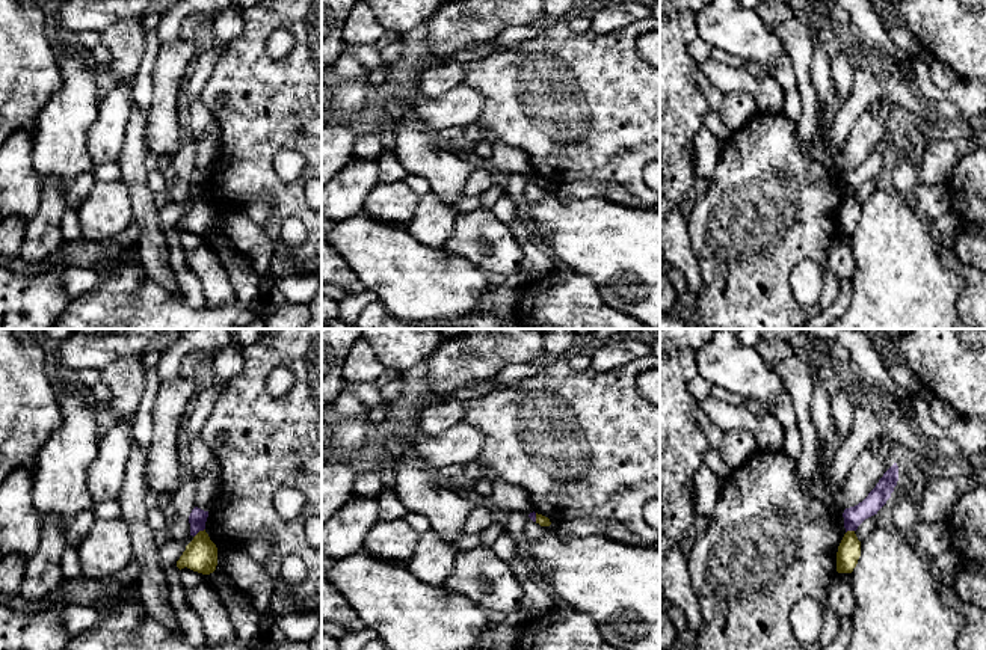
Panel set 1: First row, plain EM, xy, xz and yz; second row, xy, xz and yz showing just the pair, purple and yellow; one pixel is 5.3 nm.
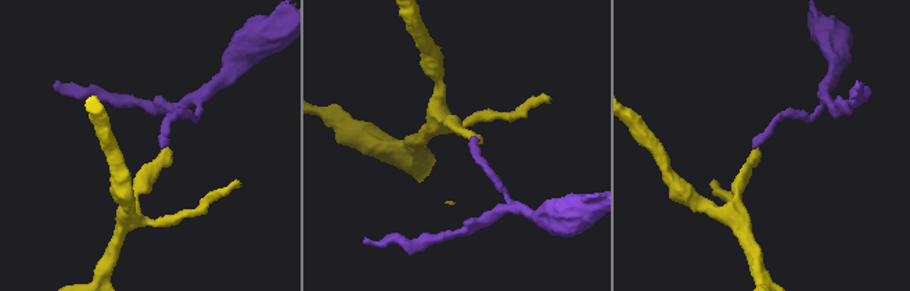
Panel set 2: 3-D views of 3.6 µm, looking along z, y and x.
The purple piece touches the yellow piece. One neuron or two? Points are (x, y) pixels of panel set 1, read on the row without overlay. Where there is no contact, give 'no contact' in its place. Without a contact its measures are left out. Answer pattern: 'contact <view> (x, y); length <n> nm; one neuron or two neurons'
contact xy (198, 193); length 80 nm; two neurons

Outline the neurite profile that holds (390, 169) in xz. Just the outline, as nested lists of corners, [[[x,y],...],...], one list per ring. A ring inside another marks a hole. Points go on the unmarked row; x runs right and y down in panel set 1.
[[[382,151],[377,158],[379,182],[405,181],[409,172],[399,161],[396,151]]]

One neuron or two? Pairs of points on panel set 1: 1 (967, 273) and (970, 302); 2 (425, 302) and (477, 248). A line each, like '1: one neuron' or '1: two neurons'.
1: one neuron
2: two neurons

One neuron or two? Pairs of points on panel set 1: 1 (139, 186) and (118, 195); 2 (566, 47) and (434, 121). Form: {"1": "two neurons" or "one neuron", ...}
{"1": "two neurons", "2": "two neurons"}

